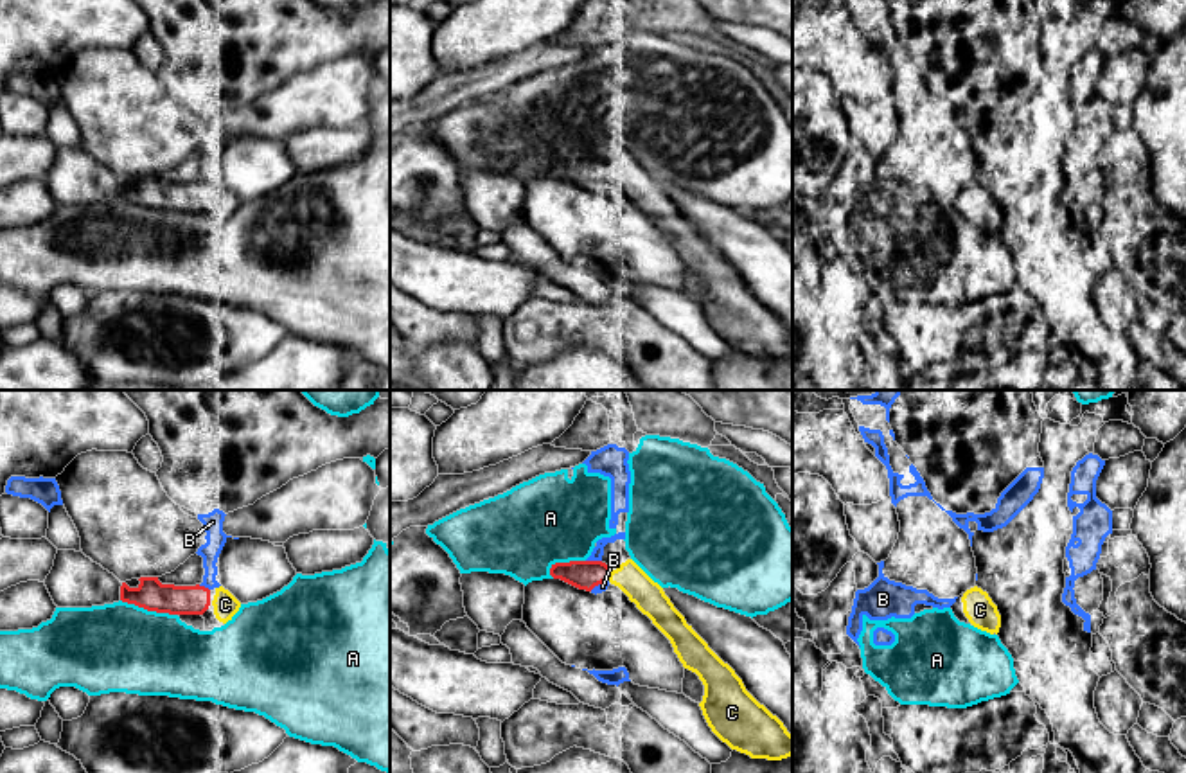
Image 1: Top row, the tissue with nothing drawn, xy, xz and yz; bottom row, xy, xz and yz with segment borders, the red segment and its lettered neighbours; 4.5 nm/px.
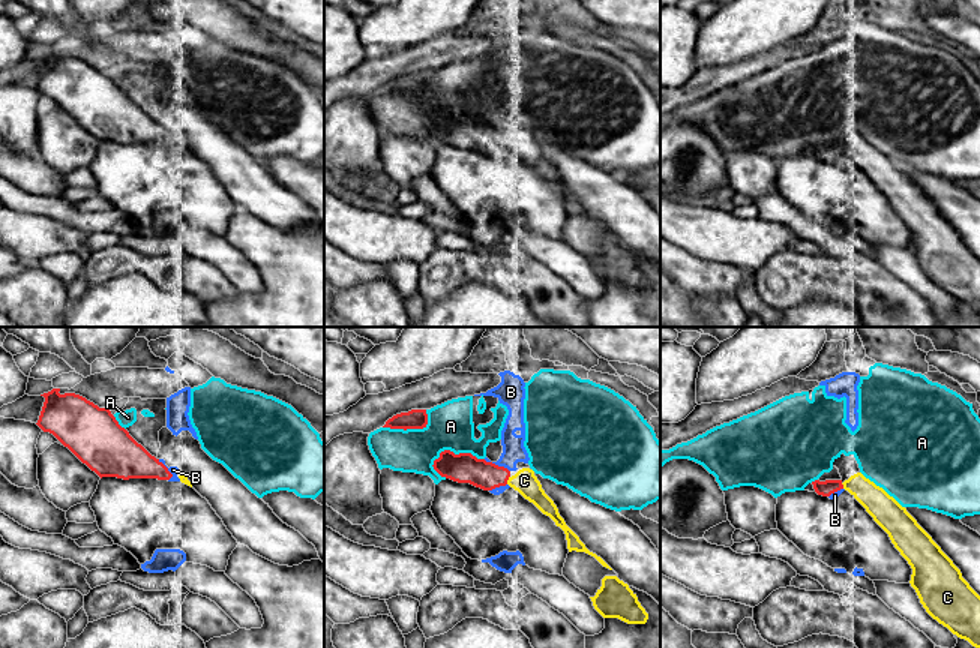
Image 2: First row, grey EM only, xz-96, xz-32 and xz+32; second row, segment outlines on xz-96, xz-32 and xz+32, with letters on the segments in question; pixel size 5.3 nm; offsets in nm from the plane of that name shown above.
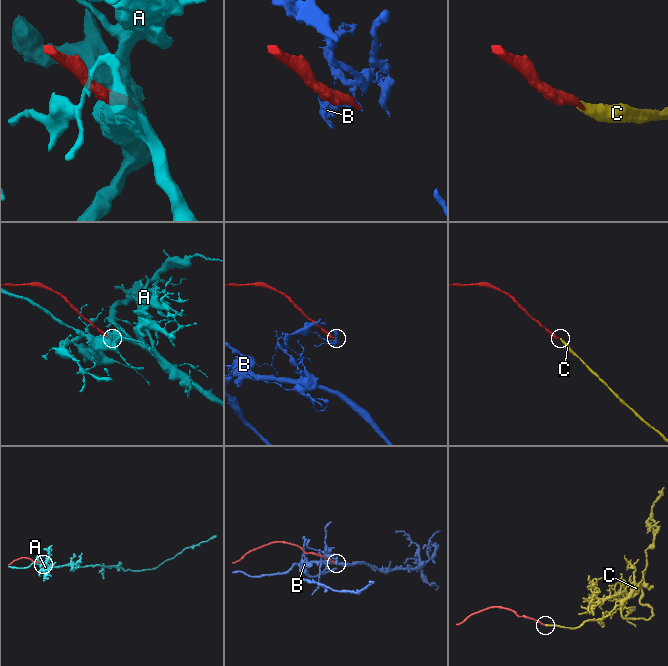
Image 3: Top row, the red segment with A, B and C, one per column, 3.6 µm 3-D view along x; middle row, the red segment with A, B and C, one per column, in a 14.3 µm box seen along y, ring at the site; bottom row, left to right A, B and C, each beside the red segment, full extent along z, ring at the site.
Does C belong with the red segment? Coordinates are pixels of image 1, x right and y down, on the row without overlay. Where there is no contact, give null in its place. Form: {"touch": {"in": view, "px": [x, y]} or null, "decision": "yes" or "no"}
{"touch": {"in": "xz", "px": [608, 173]}, "decision": "yes"}

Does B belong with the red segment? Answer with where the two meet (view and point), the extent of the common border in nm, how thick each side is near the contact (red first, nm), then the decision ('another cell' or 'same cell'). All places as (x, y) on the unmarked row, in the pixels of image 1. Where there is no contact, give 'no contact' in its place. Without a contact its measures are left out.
contact xz (593, 159); length 70 nm; calibres 130 and 50 nm; another cell

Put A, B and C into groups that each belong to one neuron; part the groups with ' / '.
A / B / C

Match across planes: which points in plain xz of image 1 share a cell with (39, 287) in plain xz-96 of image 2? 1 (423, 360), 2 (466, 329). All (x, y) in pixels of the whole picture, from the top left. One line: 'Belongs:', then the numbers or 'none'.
Belongs: 1

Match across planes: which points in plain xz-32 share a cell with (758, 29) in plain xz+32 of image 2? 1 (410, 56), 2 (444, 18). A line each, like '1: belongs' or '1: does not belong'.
1: does not belong
2: belongs

